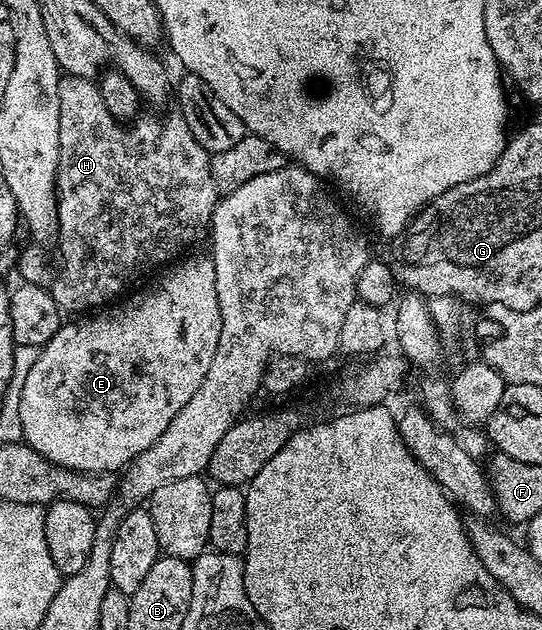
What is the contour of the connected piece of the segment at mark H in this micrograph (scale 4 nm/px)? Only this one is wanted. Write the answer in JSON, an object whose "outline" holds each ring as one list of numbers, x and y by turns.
{"outline":[[64,74,59,81,59,172,55,178,55,189,59,192,59,276,50,283,51,271,47,268,47,259,42,255,40,248,31,245,31,248,19,259,19,279,24,283,49,284,51,296,58,301,64,312,79,311,75,313,91,313,102,309,112,301,118,300,128,290,130,283,138,284,142,275,150,276,154,267,162,268,172,261,178,260,184,254,183,247,187,247,199,234,208,230,211,214,215,212,217,202,217,188,213,181,211,168,211,152,204,149,189,133,189,125,185,125,183,116,178,113,172,115,146,115,140,114,134,121,124,125,120,120,114,119,105,109,105,101,101,101,98,86,92,80,82,79,76,75]]}

